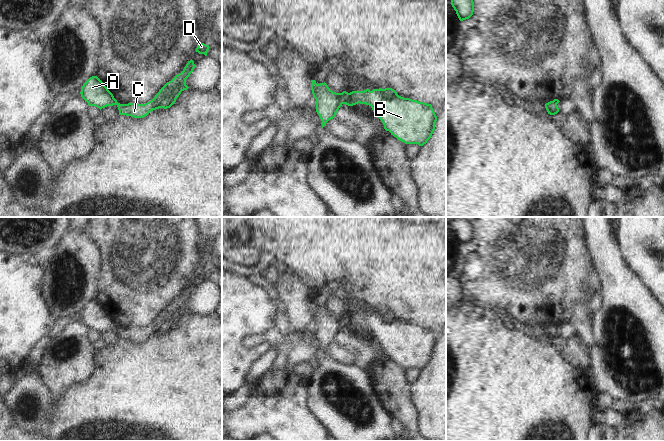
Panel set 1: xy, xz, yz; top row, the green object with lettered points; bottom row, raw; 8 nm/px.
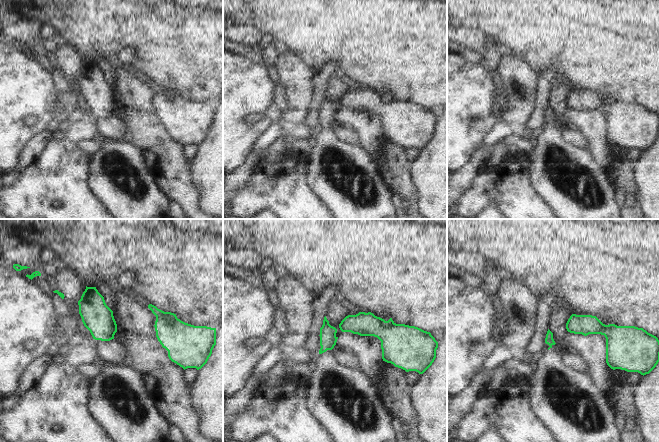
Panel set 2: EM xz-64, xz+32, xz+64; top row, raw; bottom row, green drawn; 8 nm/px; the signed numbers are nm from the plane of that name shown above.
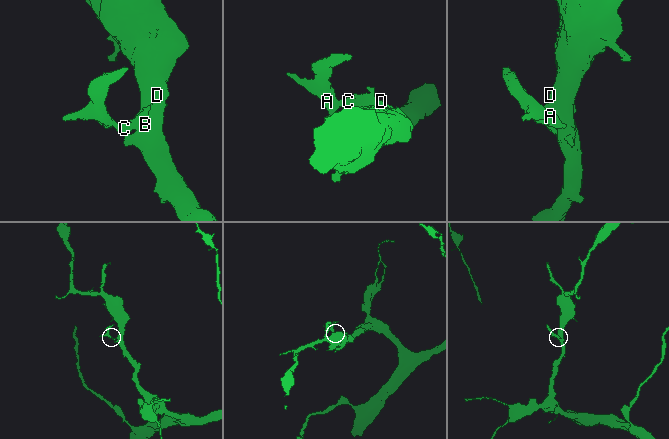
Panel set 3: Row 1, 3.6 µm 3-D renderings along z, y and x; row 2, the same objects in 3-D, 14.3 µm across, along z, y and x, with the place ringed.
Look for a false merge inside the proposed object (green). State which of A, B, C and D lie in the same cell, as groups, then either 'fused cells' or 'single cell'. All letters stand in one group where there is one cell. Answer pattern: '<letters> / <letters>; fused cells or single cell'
A / B C D; fused cells

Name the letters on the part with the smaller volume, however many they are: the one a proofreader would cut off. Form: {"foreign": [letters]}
{"foreign": ["A"]}

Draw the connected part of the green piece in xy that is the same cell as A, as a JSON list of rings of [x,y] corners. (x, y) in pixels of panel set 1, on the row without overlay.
[[[97,300],[90,301],[83,308],[80,318],[89,330],[95,330],[100,334],[118,328],[113,318]]]

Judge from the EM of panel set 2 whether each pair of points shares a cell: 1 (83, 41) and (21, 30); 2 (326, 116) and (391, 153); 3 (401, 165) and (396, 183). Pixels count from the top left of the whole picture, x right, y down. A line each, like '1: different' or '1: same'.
1: different
2: different
3: same

